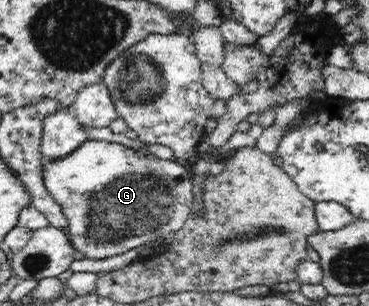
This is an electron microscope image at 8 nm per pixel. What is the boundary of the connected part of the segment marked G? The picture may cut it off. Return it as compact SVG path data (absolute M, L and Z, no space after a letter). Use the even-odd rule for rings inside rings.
M87 139L70 154L64 154L64 158L45 158L42 178L48 195L66 215L64 233L68 235L74 250L82 253L83 258L102 260L138 248L140 244L151 240L168 239L184 226L193 201L192 182L188 182L188 174L172 178L168 170L172 170L172 162L159 162L146 148L126 146L109 140Z

